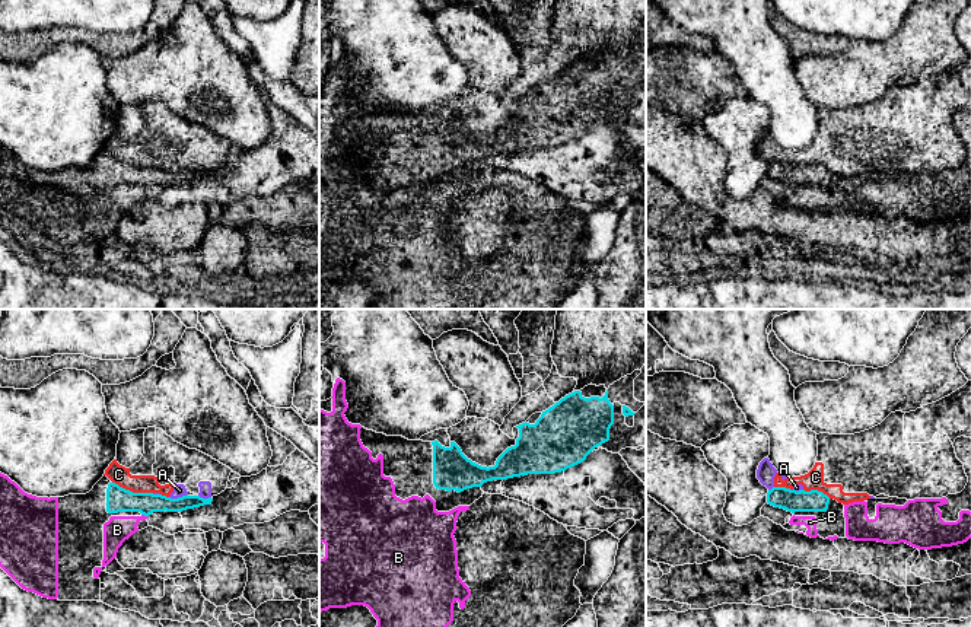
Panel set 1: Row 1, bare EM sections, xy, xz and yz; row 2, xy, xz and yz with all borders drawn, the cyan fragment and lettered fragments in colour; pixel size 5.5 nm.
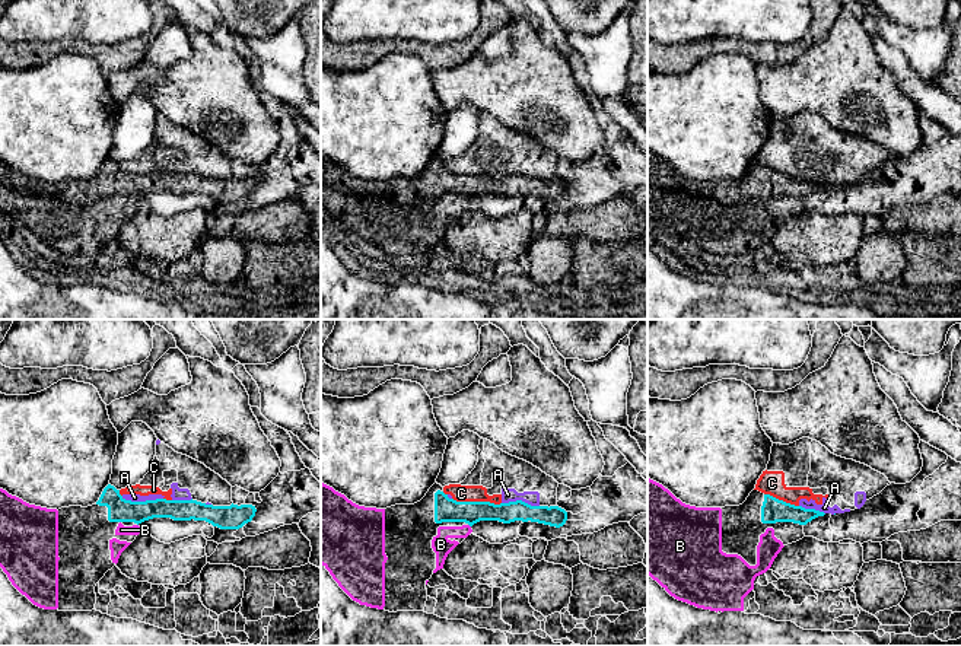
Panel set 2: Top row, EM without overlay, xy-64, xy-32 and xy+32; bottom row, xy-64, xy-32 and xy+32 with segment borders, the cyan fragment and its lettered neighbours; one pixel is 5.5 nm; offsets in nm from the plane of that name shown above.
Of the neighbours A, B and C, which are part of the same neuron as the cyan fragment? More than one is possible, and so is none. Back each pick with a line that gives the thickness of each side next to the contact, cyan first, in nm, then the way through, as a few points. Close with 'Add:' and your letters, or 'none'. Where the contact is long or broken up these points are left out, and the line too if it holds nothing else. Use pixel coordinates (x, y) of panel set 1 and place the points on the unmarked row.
Add: none

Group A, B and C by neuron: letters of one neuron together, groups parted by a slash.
A C / B

